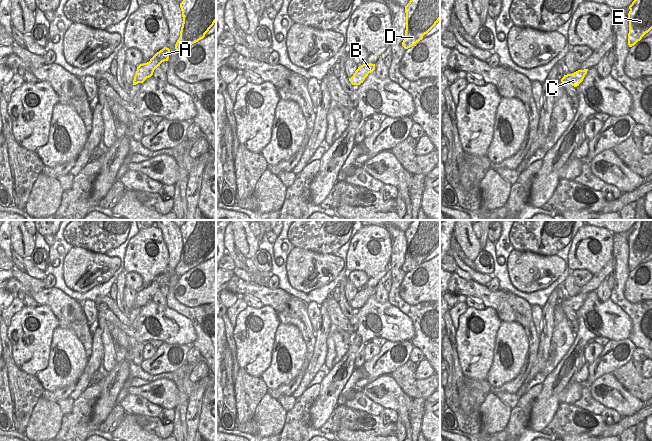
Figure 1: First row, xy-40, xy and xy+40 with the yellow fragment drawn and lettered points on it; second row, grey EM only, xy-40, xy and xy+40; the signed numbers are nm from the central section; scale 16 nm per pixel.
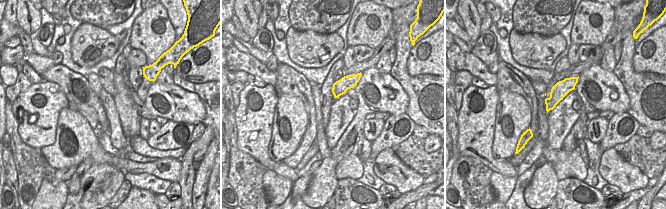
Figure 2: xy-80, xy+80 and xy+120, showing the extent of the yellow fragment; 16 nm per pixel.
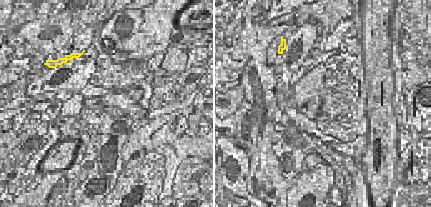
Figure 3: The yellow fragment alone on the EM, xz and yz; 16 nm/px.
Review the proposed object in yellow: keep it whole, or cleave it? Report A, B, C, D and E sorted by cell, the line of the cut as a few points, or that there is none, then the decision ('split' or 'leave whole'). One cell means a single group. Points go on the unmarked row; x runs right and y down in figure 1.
groups A B C D E; cut none; leave whole

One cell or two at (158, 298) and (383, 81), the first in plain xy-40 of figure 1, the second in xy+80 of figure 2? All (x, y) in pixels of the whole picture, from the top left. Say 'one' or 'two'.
two

